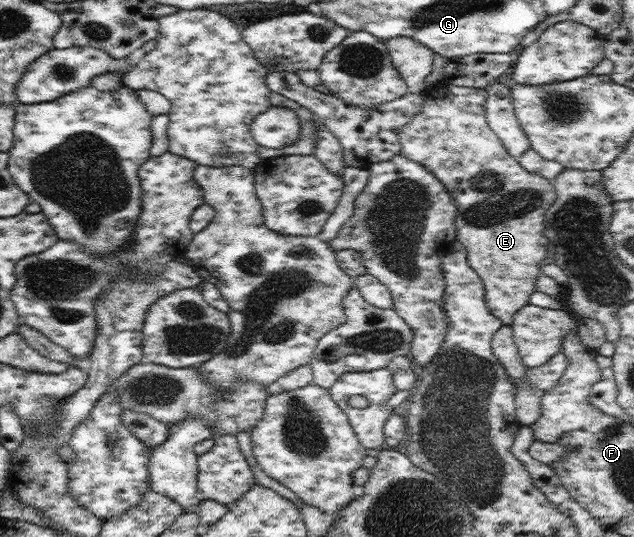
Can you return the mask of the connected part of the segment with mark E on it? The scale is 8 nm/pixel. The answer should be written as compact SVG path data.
M447 79L424 90L423 105L409 124L399 134L401 155L425 166L442 182L457 202L459 209L455 216L457 240L467 252L468 264L483 280L486 304L503 325L512 325L514 314L529 303L536 291L536 280L542 274L542 260L546 258L549 238L544 232L545 212L556 200L557 192L552 181L540 174L528 172L519 159L508 154L502 141L487 124L487 90L456 86Z

